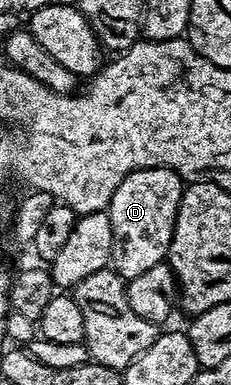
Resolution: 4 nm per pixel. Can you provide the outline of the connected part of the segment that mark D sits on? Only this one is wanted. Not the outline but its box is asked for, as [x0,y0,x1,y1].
[106,165,186,282]

